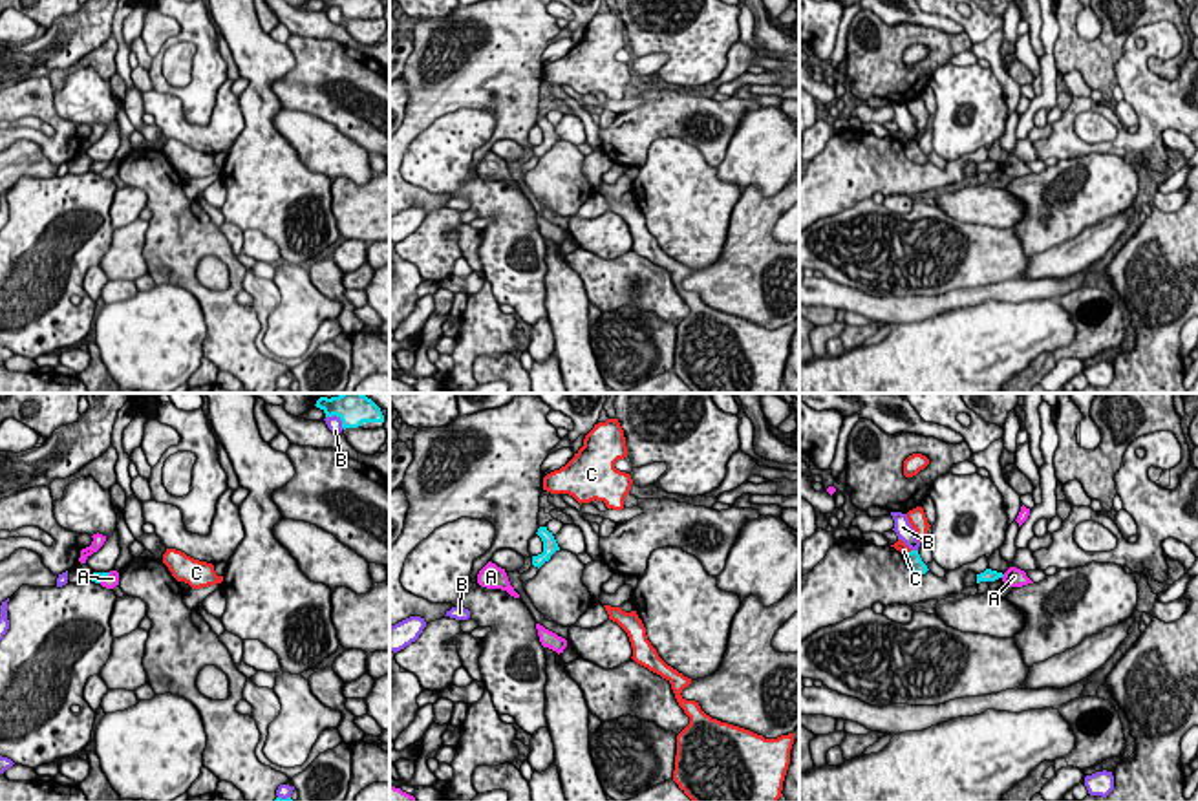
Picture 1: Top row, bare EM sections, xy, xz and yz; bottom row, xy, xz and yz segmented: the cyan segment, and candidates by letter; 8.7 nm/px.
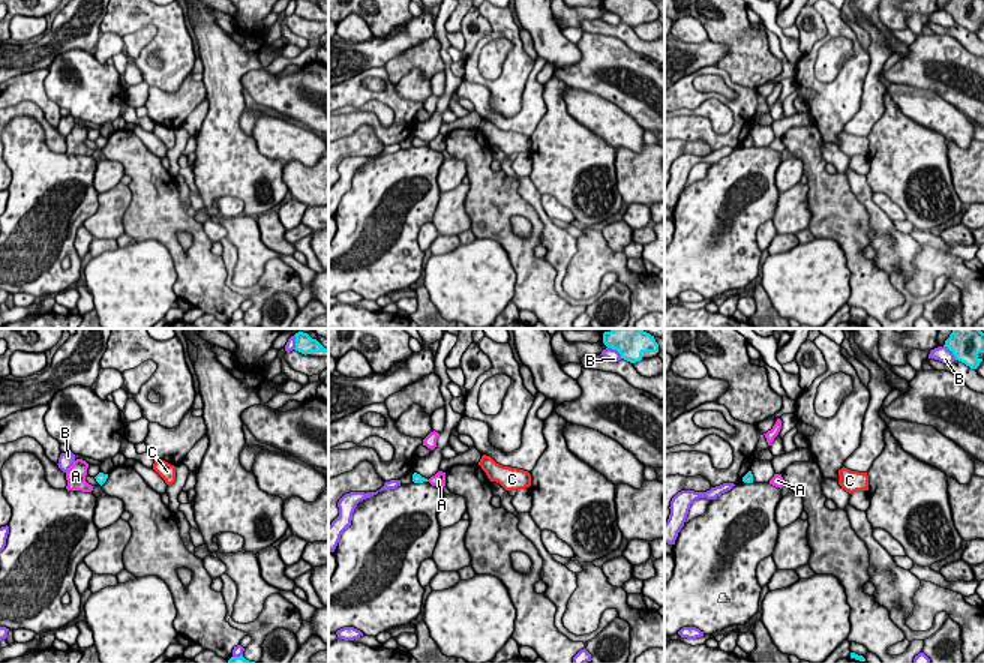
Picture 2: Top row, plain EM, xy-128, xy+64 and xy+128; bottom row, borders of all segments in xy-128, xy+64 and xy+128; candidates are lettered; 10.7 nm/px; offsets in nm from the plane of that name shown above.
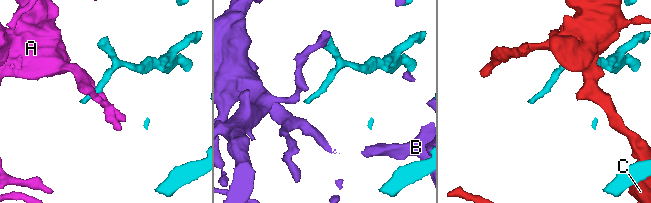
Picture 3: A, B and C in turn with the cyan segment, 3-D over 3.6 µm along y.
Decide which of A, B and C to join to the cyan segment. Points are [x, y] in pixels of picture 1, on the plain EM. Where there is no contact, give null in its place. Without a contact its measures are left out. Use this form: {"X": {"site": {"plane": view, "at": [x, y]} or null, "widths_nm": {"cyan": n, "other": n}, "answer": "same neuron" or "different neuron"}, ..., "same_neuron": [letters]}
{"A": {"site": {"plane": "xy", "at": [105, 167]}, "widths_nm": {"cyan": 100, "other": 120}, "answer": "different neuron"}, "B": {"site": {"plane": "yz", "at": [915, 141]}, "widths_nm": {"cyan": 140, "other": 160}, "answer": "different neuron"}, "C": {"site": {"plane": "yz", "at": [908, 143]}, "widths_nm": {"cyan": 140, "other": 90}, "answer": "different neuron"}, "same_neuron": []}

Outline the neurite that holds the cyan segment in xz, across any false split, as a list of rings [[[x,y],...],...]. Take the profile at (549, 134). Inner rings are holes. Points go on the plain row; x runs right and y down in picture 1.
[[[540,117],[536,124],[538,124],[538,126],[541,128],[541,132],[543,132],[543,143],[538,144],[538,146],[532,146],[532,155],[540,159],[545,152],[551,150],[551,146],[552,146],[556,141],[560,141],[560,137],[558,137],[552,123],[547,121],[547,117]]]

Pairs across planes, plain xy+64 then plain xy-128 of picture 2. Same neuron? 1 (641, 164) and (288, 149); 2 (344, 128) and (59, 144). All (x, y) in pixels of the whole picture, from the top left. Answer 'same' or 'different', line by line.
1: different
2: different

